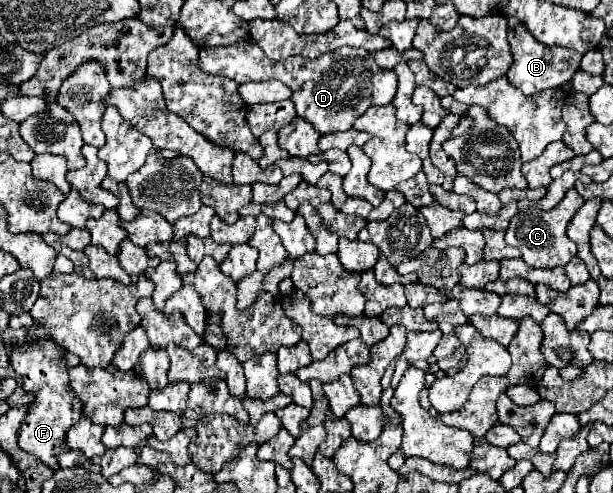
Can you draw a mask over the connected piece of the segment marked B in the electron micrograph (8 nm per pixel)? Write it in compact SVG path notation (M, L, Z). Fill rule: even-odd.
M515 16L507 18L507 26L509 26L507 34L509 34L509 44L511 44L511 54L513 54L513 64L507 72L507 78L523 94L533 96L533 94L539 94L549 88L559 88L561 84L565 84L573 78L573 72L579 70L581 54L569 52L565 48L557 48L557 46L549 48L549 46L537 42L531 36L531 32L527 30L527 26L521 24L521 20L517 20Z

